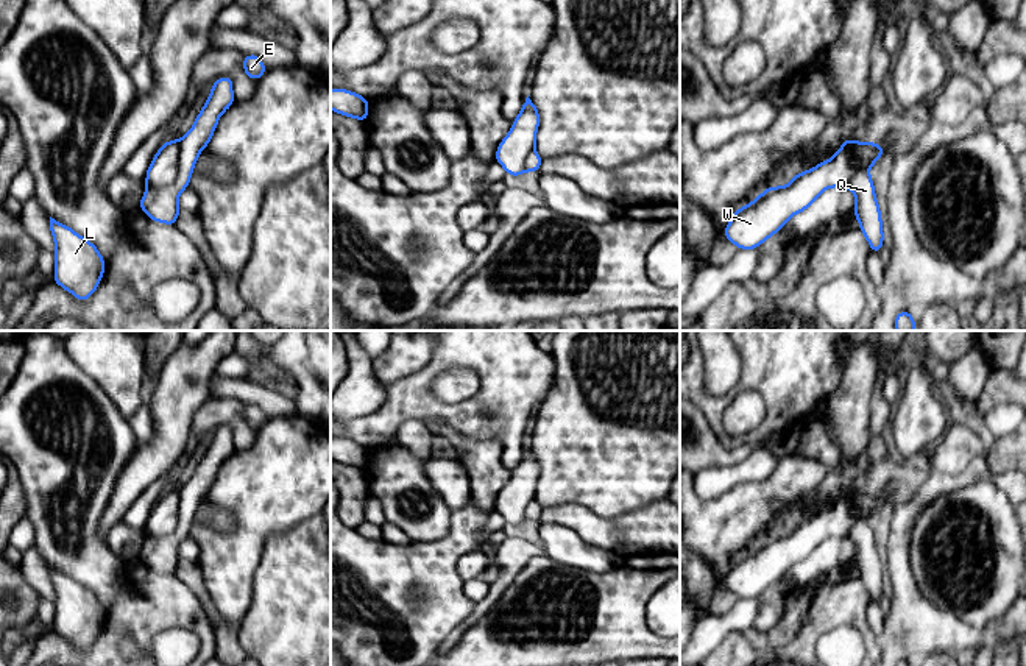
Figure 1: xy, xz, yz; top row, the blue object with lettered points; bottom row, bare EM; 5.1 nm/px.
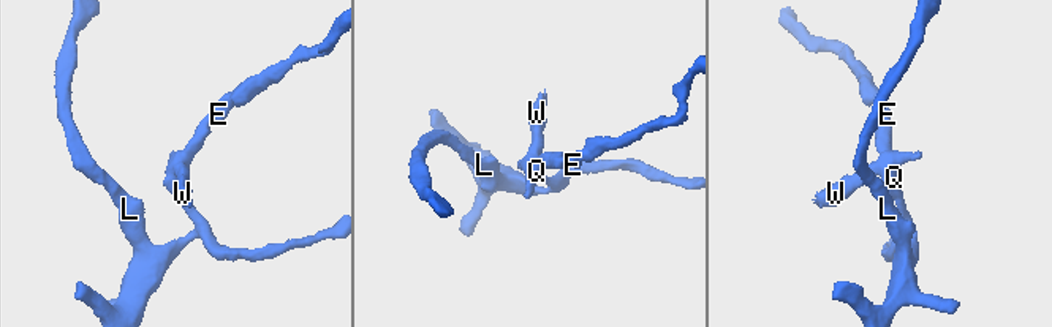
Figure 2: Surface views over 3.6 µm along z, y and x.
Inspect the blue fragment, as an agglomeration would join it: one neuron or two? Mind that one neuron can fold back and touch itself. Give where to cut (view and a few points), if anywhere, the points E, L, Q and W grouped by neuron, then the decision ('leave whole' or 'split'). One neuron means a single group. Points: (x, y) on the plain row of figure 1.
cut in xy along (180, 490), (178, 526), (169, 534), (148, 537); E L Q / W; split

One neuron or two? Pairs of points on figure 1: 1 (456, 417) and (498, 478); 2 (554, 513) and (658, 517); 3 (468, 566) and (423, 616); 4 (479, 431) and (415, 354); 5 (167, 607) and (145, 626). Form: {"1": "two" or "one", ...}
{"1": "two", "2": "one", "3": "two", "4": "two", "5": "one"}

